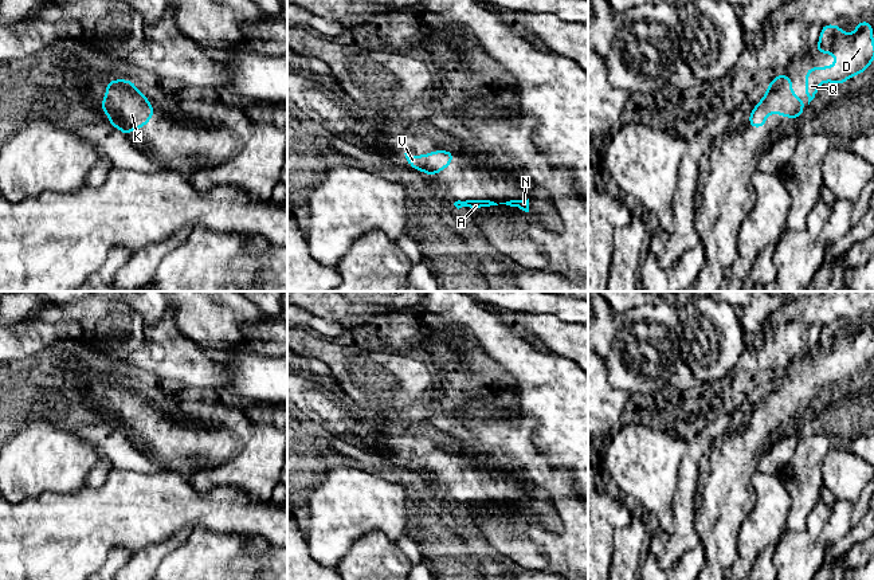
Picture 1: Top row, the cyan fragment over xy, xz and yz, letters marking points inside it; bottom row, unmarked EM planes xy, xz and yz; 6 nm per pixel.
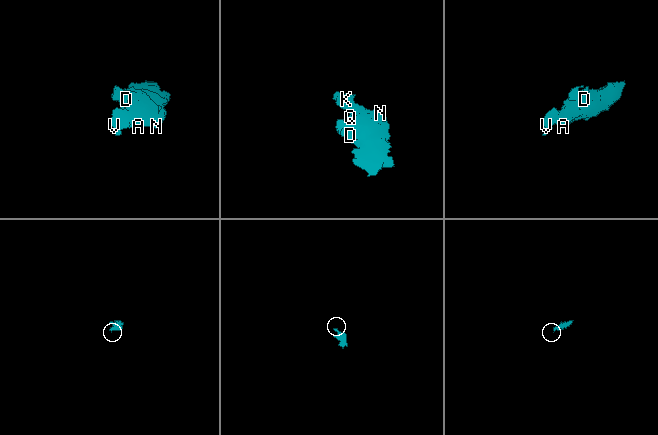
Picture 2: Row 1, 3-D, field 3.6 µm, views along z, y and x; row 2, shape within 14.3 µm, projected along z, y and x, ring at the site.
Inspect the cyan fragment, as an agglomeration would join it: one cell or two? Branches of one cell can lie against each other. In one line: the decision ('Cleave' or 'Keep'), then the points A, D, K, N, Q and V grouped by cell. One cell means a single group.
Keep. Groups: A D K N Q V

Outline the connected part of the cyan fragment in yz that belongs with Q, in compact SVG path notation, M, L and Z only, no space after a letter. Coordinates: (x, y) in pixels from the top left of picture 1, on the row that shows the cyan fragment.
M861 20L850 36L839 24L823 24L815 51L835 54L836 56L834 67L810 67L807 70L804 81L808 105L815 98L819 85L824 81L840 86L848 78L870 67L874 59L873 24Z

